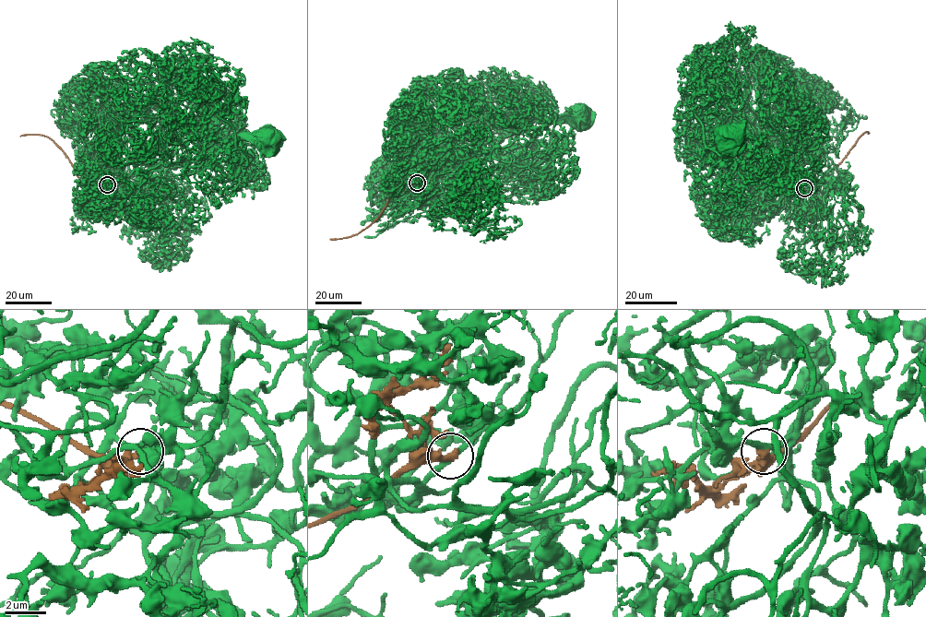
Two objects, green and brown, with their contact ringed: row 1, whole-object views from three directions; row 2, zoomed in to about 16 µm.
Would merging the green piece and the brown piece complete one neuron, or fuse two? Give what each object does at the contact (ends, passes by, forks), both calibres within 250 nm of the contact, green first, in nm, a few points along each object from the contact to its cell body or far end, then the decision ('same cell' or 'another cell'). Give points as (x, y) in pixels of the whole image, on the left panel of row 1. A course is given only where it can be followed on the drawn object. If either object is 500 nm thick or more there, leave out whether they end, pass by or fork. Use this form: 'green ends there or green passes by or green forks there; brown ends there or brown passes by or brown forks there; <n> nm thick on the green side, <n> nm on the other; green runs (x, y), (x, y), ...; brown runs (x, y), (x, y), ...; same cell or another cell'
green passes by; brown ends there; 300 nm thick on the green side, 440 nm on the other; green runs (107, 184), (101, 187), (108, 194), (120, 194), (130, 179), (191, 161), (219, 142), (267, 136); brown runs (107, 184), (79, 177), (69, 159), (48, 137), (38, 134), (20, 136); another cell

